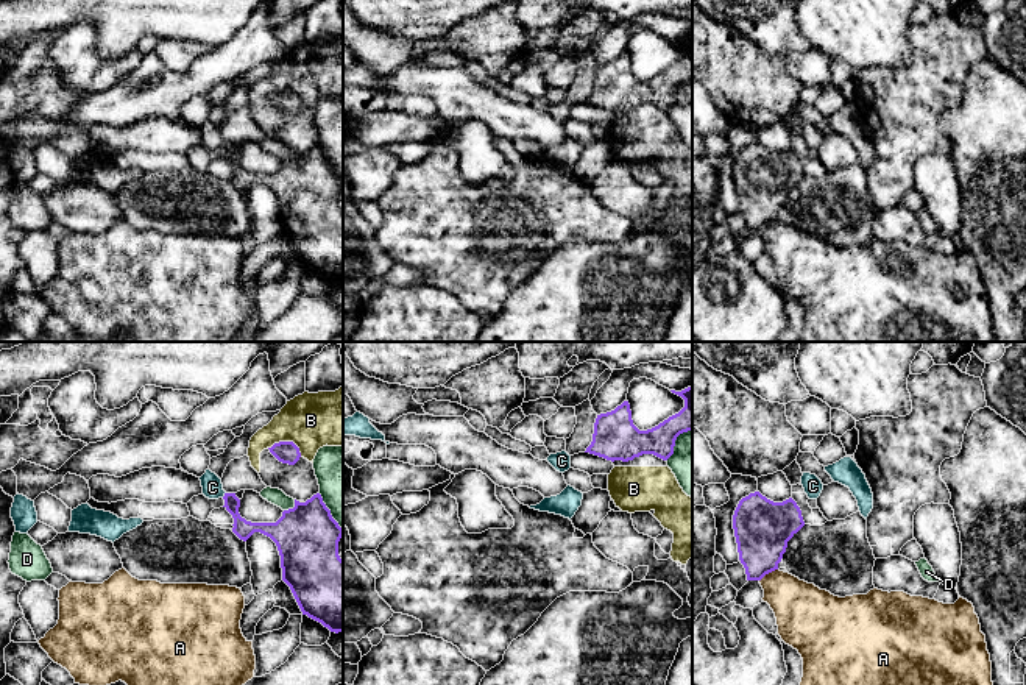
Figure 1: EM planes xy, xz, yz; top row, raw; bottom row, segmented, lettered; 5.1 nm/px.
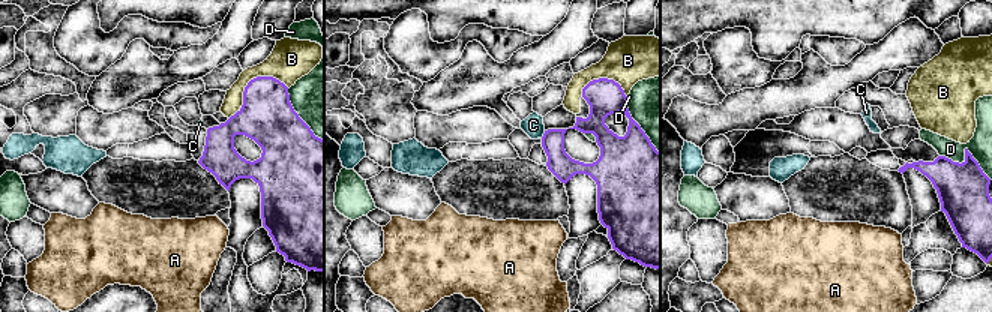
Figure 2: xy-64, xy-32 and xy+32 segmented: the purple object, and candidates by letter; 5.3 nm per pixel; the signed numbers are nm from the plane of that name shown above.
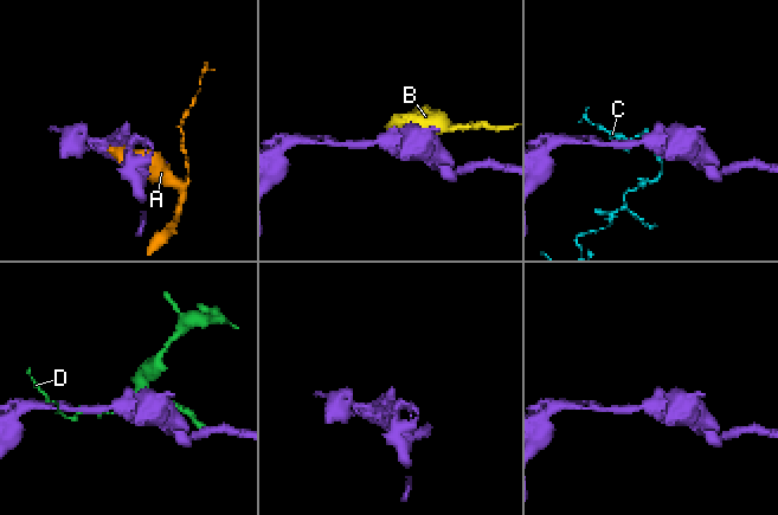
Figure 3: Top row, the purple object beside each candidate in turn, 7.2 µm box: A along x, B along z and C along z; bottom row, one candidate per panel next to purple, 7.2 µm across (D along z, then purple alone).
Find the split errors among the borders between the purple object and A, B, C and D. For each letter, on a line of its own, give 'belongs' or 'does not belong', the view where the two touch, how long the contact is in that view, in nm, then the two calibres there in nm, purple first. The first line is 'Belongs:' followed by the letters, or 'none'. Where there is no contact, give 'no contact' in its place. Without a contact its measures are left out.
Belongs: none
A: does not belong | yz | 120 nm | 300/280 nm
B: does not belong | xy | 180 nm | 110/280 nm
C: does not belong | xy | 40 nm | 100/110 nm
D: does not belong | xy | 90 nm | 320/90 nm

